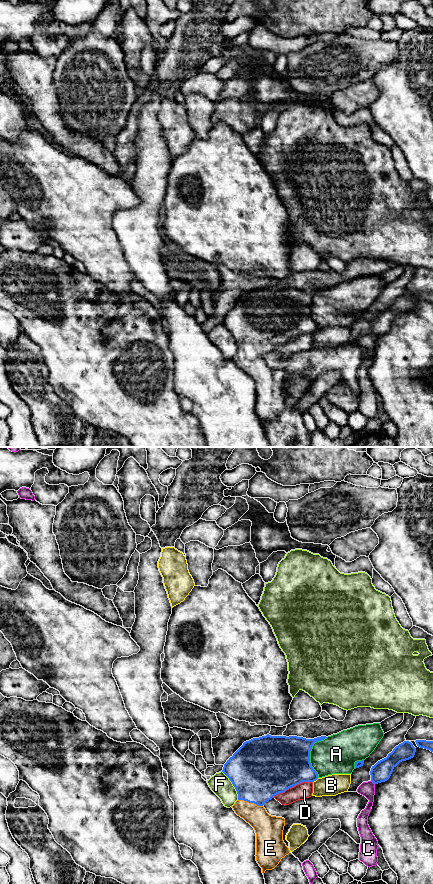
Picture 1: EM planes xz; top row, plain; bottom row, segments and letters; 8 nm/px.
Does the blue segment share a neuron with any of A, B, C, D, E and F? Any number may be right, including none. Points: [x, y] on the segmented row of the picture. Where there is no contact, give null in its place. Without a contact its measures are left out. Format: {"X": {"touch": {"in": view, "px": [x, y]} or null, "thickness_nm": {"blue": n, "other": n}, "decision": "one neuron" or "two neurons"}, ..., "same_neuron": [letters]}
{"A": {"touch": {"in": "xz", "px": [309, 754]}, "thickness_nm": {"blue": 440, "other": 320}, "decision": "two neurons"}, "B": {"touch": {"in": "xz", "px": [315, 780]}, "thickness_nm": {"blue": 340, "other": 170}, "decision": "two neurons"}, "C": {"touch": {"in": "xz", "px": [372, 781]}, "thickness_nm": {"blue": 160, "other": 120}, "decision": "two neurons"}, "D": {"touch": {"in": "xz", "px": [292, 786]}, "thickness_nm": {"blue": 480, "other": 130}, "decision": "two neurons"}, "E": {"touch": {"in": "xz", "px": [250, 802]}, "thickness_nm": {"blue": 460, "other": 200}, "decision": "one neuron"}, "F": {"touch": {"in": "xz", "px": [233, 785]}, "thickness_nm": {"blue": 480, "other": 160}, "decision": "two neurons"}, "same_neuron": ["E"]}

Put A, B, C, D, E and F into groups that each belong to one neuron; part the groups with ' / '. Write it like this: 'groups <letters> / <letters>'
groups A / B / C / D / E / F

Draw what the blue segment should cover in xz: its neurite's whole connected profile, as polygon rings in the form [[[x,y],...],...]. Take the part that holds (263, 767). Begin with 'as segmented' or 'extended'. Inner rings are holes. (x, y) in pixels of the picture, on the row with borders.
extended; [[[267,734],[259,738],[253,738],[243,743],[243,745],[224,764],[222,772],[229,778],[235,787],[238,800],[232,806],[235,813],[249,823],[256,833],[256,861],[262,868],[264,875],[266,870],[274,869],[282,858],[290,853],[289,848],[283,841],[283,830],[285,819],[271,816],[264,808],[264,804],[274,798],[275,795],[285,792],[287,789],[302,782],[314,782],[318,779],[317,772],[310,763],[310,751],[315,742],[327,738],[326,736],[314,739],[306,739],[297,736],[271,736]]]

